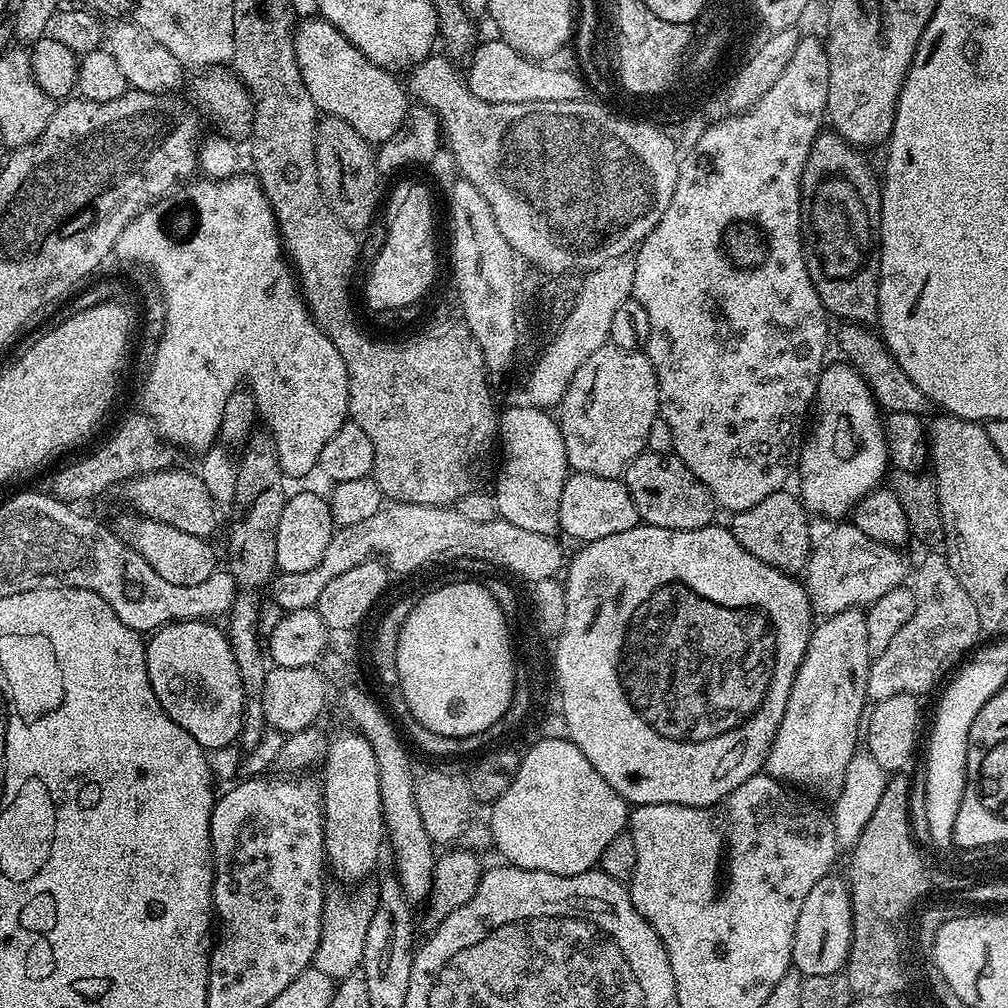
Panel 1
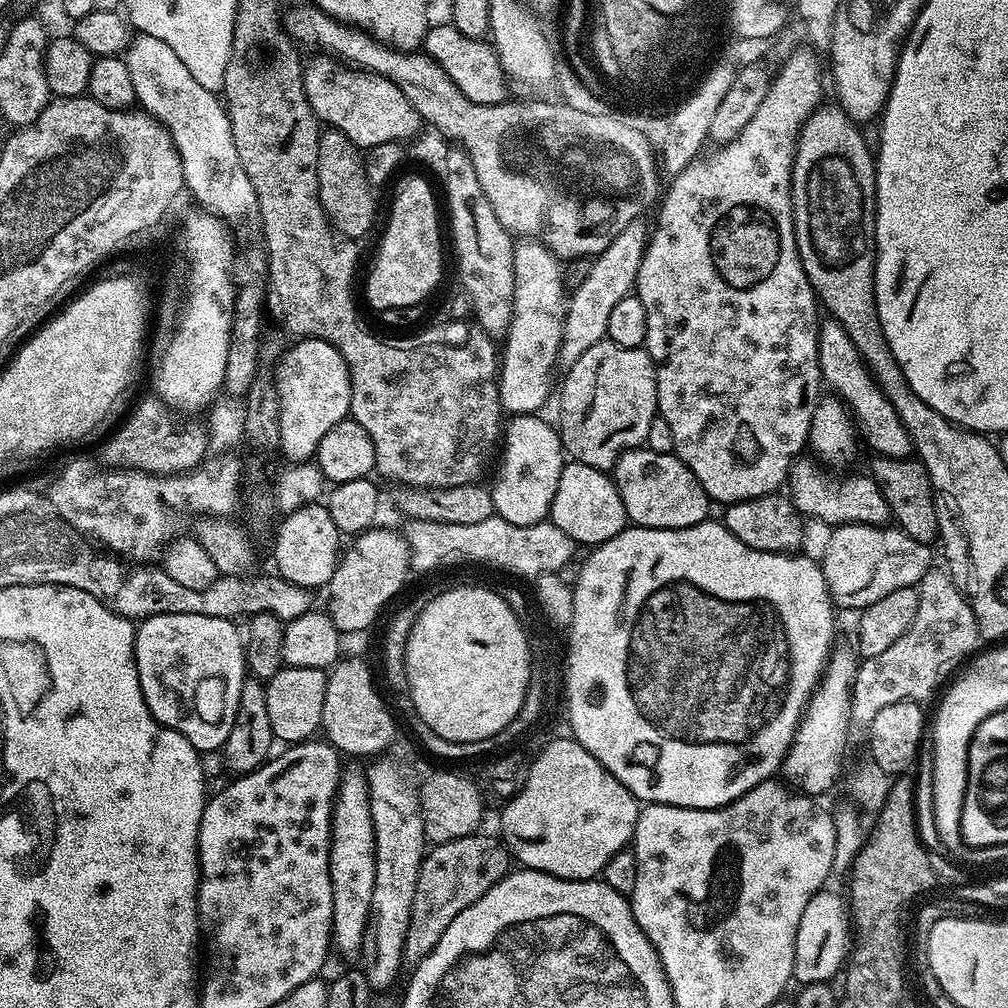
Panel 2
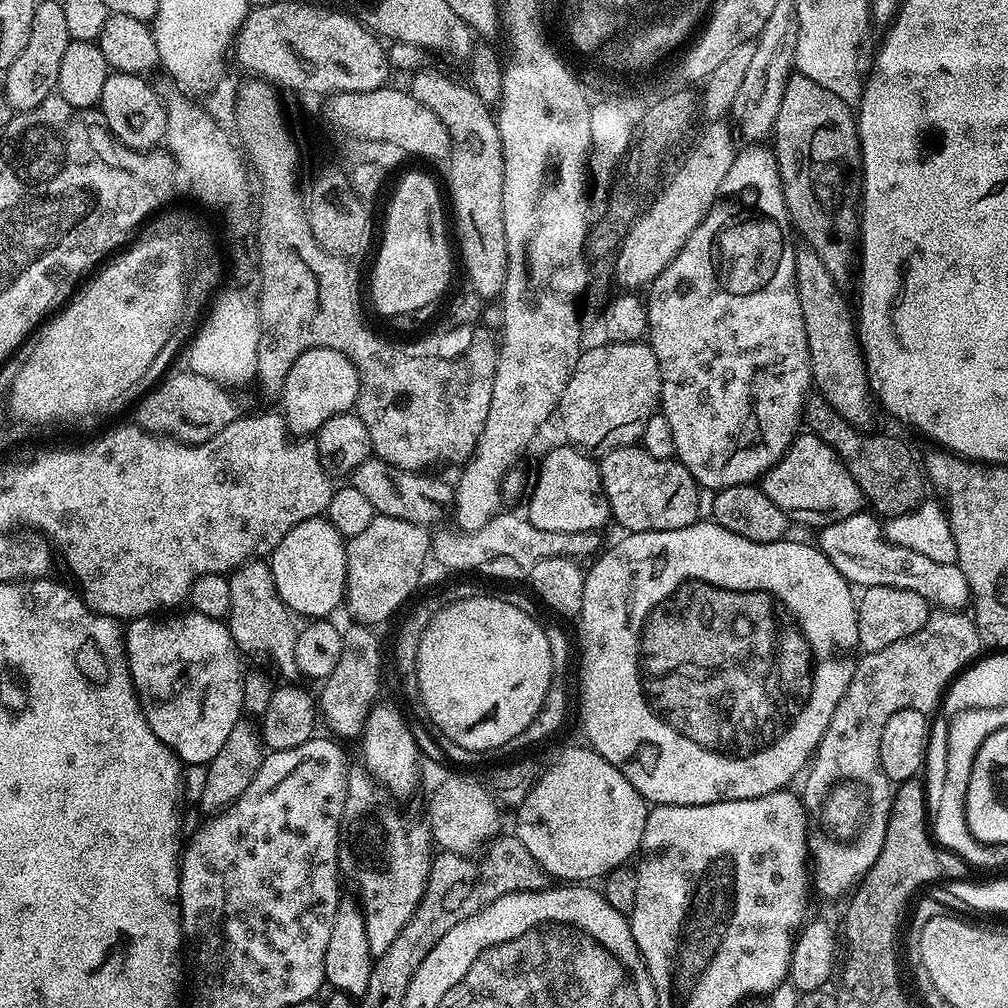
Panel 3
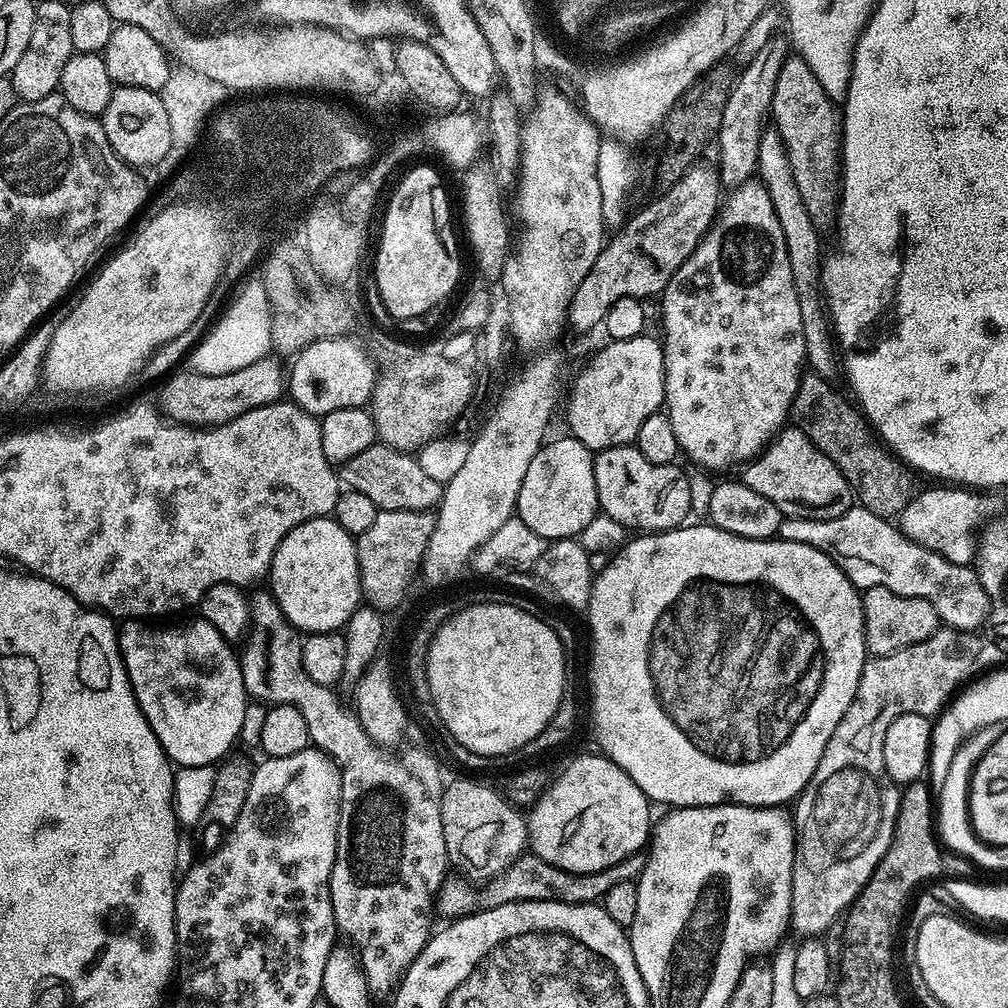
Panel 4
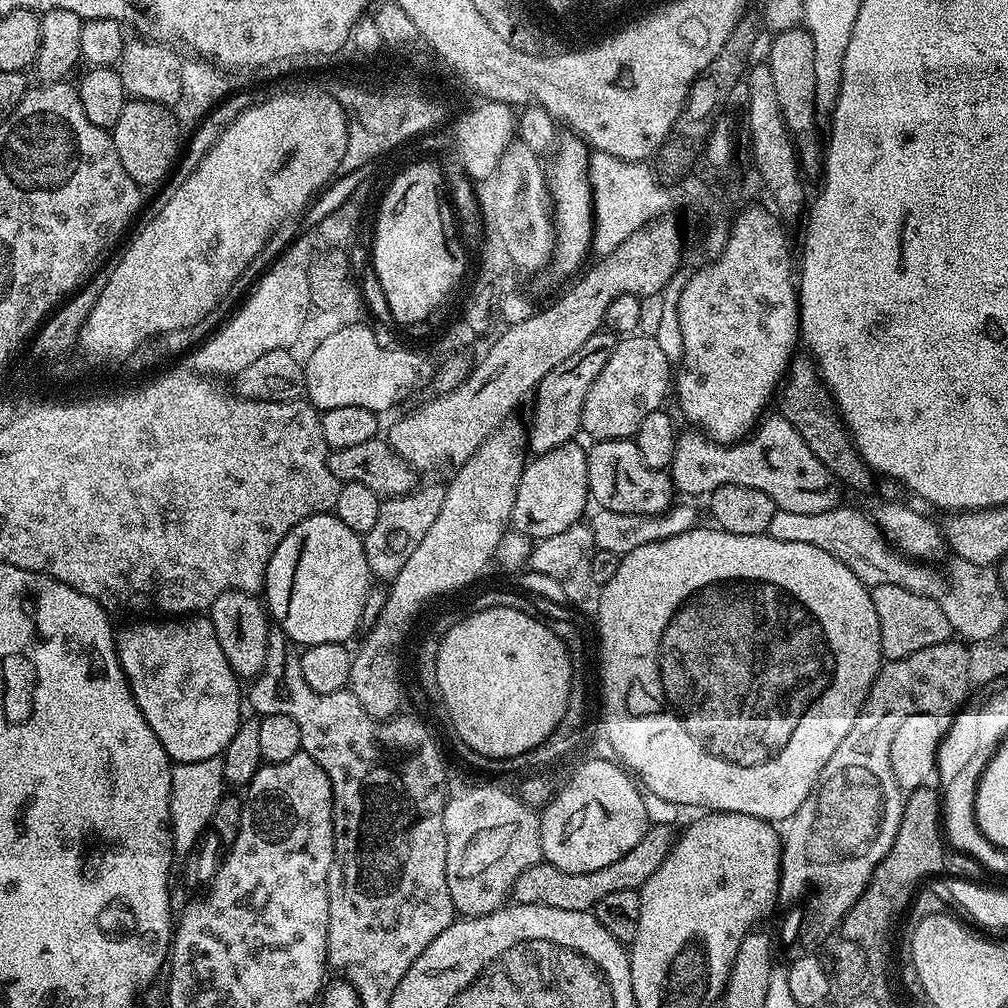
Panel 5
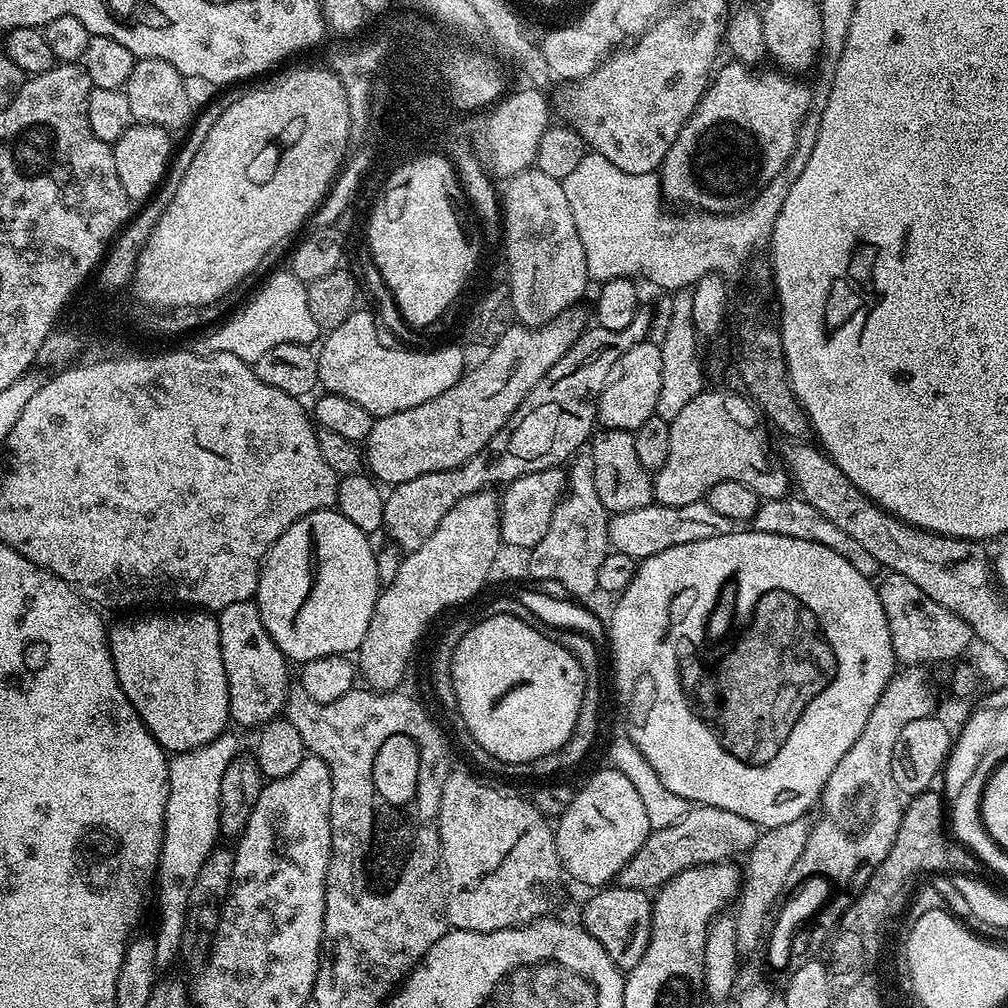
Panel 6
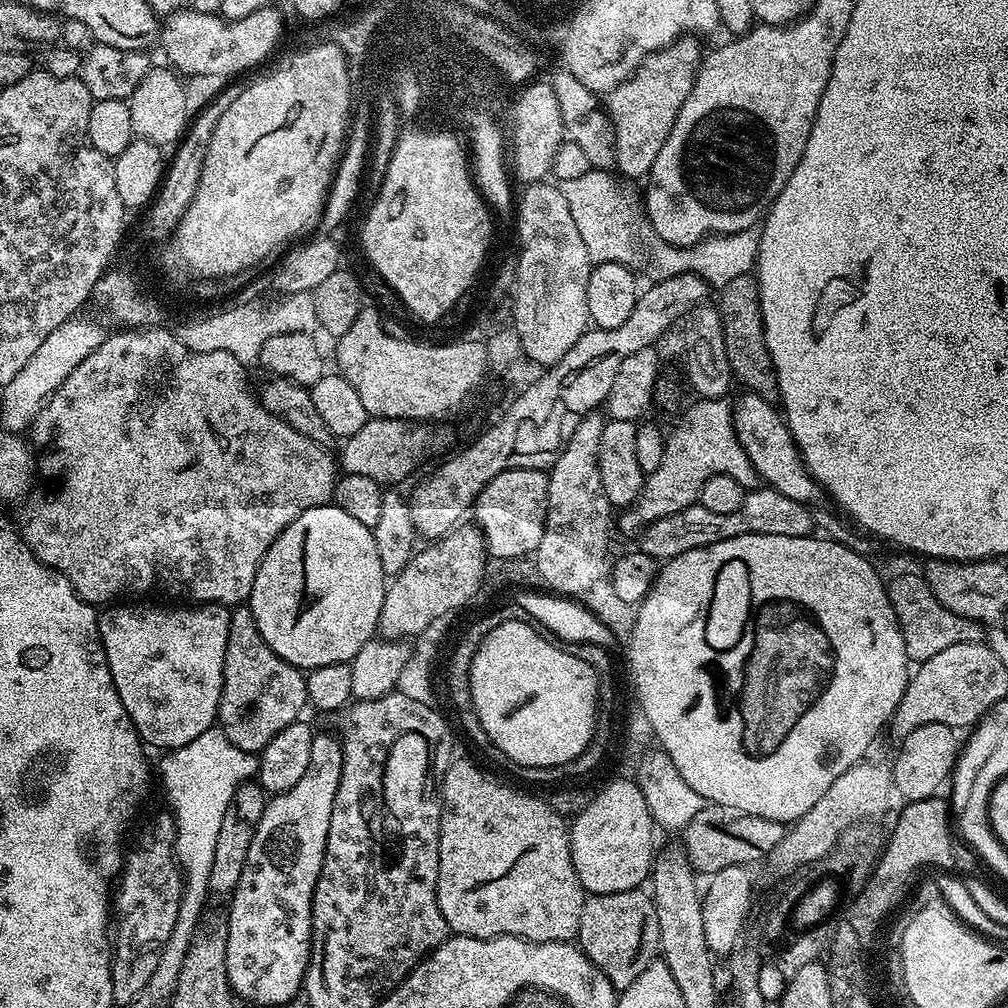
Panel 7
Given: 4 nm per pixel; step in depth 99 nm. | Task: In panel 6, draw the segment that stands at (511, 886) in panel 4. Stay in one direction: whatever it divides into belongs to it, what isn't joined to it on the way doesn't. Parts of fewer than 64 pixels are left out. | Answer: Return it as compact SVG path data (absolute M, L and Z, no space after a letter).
M705 804L689 807L688 812L673 825L653 828L648 833L646 842L638 846L634 858L630 858L621 870L619 887L647 893L659 890L667 880L673 880L691 868L728 862L736 858L732 856L743 857L755 846L760 834L761 829L754 822L742 818L742 814L730 814L730 810Z

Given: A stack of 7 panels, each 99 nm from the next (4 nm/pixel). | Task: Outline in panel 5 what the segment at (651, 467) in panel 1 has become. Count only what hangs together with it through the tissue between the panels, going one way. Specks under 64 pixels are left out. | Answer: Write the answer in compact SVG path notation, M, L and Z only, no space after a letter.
M631 439L626 440L597 440L587 449L586 474L588 475L588 494L594 501L596 508L605 508L607 512L618 514L642 514L643 516L657 516L672 507L674 503L674 489L671 475L667 471L659 472L646 462L642 462L642 454L638 454L638 446Z

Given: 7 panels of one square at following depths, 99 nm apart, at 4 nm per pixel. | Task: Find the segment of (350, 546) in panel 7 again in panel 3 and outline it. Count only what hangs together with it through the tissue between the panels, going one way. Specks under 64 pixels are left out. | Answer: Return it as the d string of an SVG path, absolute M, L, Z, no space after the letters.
M326 518L315 520L303 520L278 542L276 549L270 554L272 573L274 574L274 586L282 598L282 602L288 611L297 617L304 618L328 618L336 607L344 604L344 587L346 586L346 540L334 530L334 526Z

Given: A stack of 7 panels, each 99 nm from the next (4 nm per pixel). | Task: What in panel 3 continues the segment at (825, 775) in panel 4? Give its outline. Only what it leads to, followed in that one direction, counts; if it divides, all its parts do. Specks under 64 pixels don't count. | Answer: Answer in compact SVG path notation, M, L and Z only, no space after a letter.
M936 610L929 615L926 626L918 630L918 634L910 634L910 638L901 638L891 646L885 646L877 652L864 652L856 660L856 669L850 678L850 686L846 694L838 702L834 710L834 718L830 718L830 726L820 739L814 759L807 769L804 780L802 799L804 811L813 821L820 823L821 828L830 835L815 835L809 841L810 880L824 896L840 896L844 891L855 889L861 876L865 876L874 864L874 858L882 850L882 842L886 836L888 815L892 805L894 785L886 778L880 765L880 747L882 746L882 730L886 722L890 722L890 714L898 714L898 710L918 710L925 714L939 709L942 697L949 684L981 655L982 645L976 633L976 622L971 615L960 610Z

